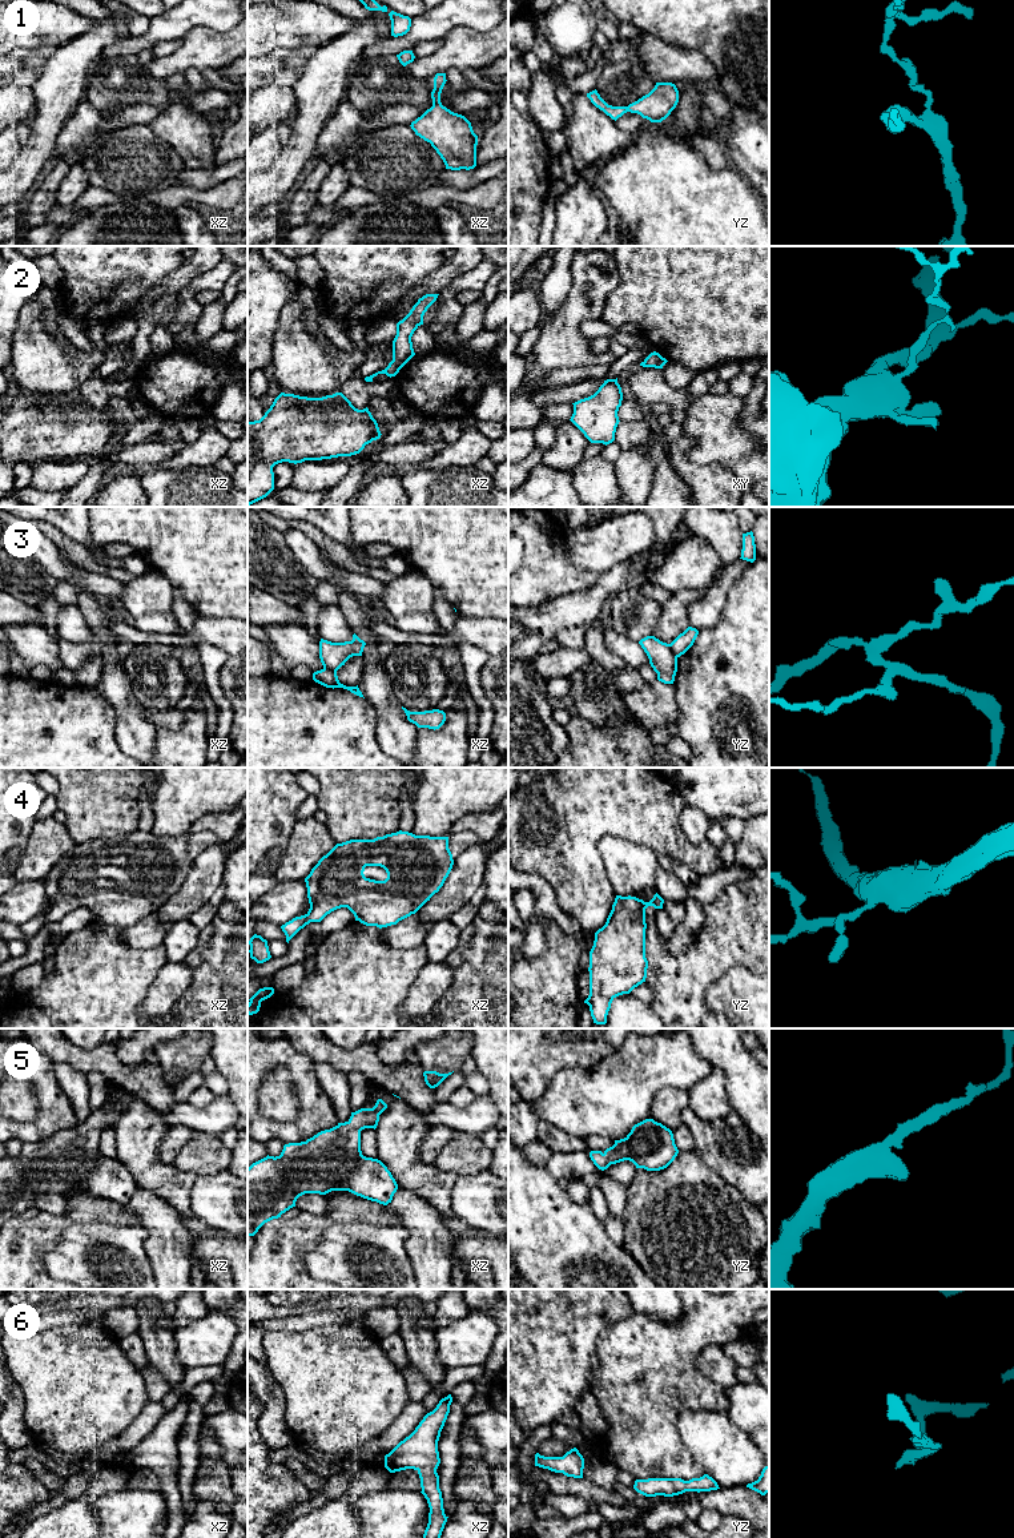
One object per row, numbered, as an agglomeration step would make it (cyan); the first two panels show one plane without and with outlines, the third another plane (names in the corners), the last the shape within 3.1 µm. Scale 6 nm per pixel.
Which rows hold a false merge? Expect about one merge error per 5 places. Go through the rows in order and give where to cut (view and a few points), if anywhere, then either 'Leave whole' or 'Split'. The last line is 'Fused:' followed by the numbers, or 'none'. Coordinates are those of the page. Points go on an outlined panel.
1: No split. Leave whole
2: No split. Leave whole
3: Split along yz (668, 644), (676, 657). Split
4: No split. Leave whole
5: No split. Leave whole
6: No split. Leave whole
Fused: 3

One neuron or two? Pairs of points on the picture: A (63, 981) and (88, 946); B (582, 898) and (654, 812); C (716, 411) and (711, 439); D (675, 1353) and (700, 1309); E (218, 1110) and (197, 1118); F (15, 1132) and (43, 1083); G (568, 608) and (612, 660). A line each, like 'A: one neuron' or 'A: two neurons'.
A: one neuron
B: one neuron
C: one neuron
D: one neuron
E: one neuron
F: one neuron
G: two neurons

